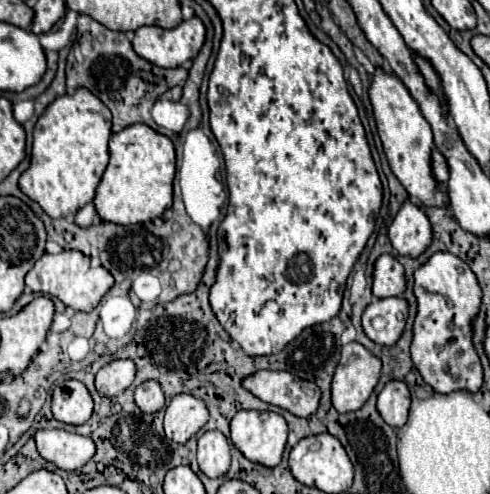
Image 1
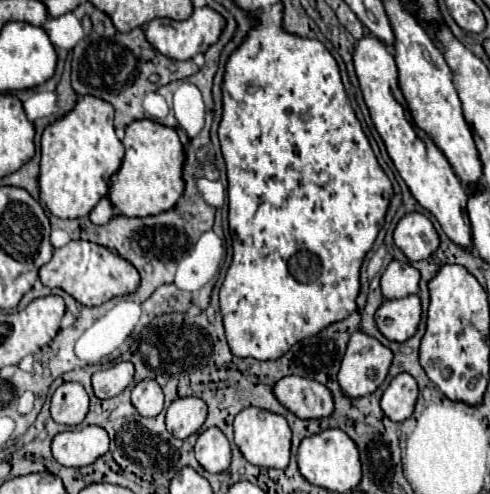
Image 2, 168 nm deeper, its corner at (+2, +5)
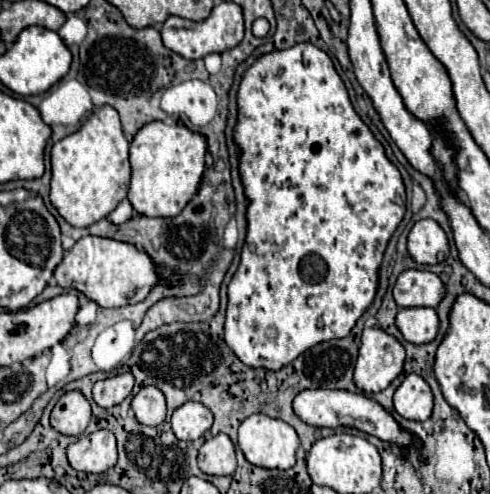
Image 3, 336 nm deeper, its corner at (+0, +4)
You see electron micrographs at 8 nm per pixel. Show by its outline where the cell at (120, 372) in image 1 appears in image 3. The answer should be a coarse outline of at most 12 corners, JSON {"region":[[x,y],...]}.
{"region":[[118,373],[96,381],[92,395],[100,407],[122,403],[134,375]]}

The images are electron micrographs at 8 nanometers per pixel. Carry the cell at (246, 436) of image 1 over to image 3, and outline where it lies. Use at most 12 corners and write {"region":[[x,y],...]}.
{"region":[[256,413],[238,429],[244,457],[264,469],[296,463],[298,435]]}

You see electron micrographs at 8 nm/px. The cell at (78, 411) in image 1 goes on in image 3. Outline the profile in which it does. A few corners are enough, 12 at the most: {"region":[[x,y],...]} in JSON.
{"region":[[80,391],[64,393],[50,423],[80,435],[90,423],[90,403]]}

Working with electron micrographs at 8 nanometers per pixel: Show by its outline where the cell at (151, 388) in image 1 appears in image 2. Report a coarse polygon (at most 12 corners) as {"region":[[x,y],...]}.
{"region":[[142,380],[132,388],[134,408],[158,416],[164,394],[156,380]]}

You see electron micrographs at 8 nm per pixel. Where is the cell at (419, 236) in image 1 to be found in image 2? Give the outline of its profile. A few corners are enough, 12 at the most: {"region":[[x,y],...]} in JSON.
{"region":[[406,214],[394,242],[408,260],[426,260],[440,246],[434,224]]}

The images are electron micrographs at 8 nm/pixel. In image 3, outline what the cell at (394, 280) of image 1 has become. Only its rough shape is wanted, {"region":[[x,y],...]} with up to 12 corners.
{"region":[[406,269],[392,289],[398,307],[436,307],[442,281]]}

